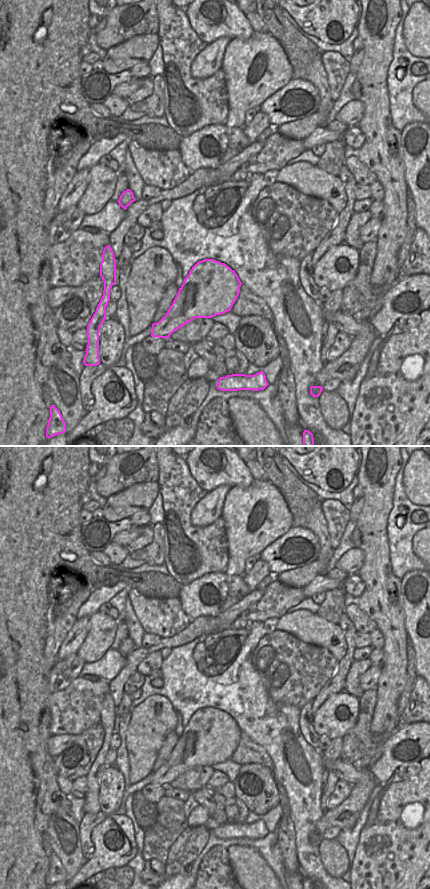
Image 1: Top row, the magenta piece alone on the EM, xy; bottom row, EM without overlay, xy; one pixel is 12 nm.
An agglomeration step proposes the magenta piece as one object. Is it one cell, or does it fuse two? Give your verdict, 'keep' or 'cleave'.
keep

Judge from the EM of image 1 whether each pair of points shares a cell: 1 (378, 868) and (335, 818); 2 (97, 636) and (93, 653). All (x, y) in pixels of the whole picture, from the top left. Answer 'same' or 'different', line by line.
1: different
2: same

